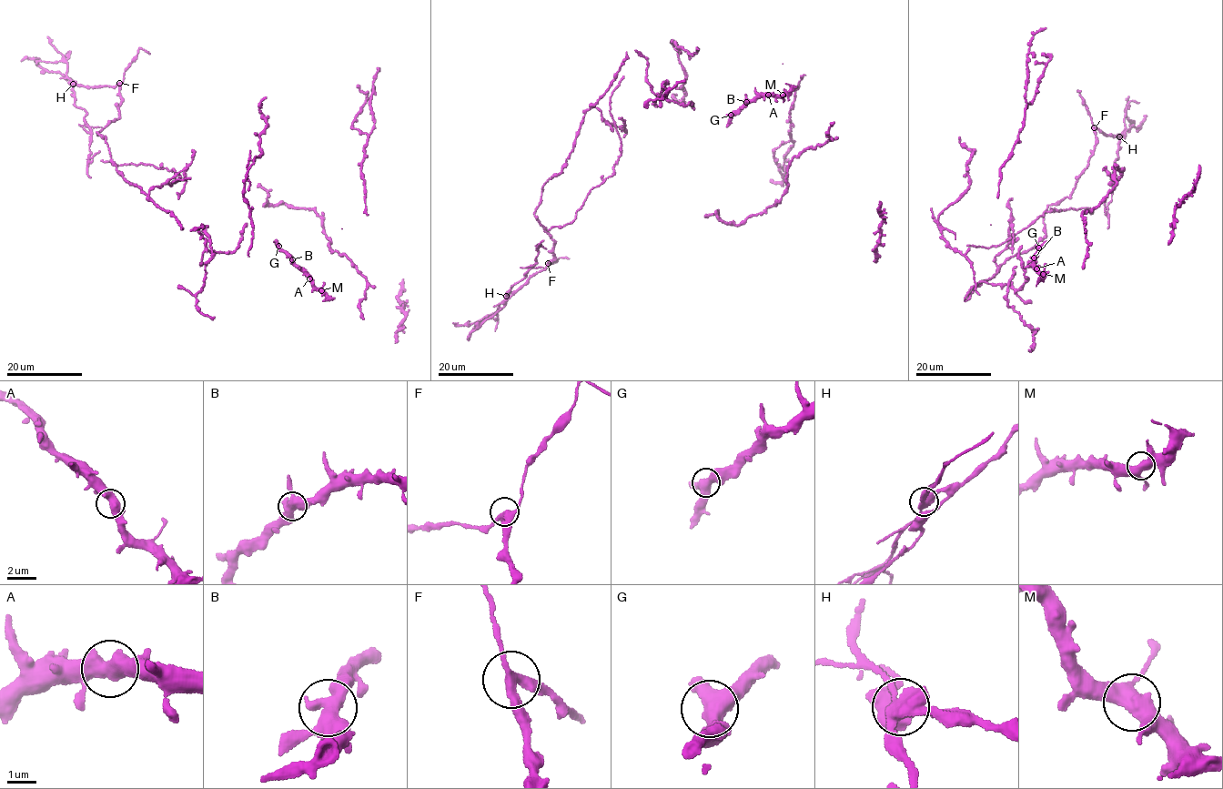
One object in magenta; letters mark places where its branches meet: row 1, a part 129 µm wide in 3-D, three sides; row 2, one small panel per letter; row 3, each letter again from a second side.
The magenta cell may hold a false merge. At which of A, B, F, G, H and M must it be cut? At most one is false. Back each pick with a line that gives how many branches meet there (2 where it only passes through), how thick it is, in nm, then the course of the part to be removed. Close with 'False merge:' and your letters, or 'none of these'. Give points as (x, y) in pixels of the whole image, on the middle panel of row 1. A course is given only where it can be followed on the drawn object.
H: Branches: 3. Thickness 440 nm. Course of the part to remove: (506, 296), (513, 285), (520, 281), (537, 261), (537, 250), (543, 240)
False merge: H

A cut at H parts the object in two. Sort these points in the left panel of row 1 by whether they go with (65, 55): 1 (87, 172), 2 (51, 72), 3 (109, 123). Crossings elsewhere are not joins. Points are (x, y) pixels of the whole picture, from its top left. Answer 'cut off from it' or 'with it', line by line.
1: with it
2: cut off from it
3: cut off from it

